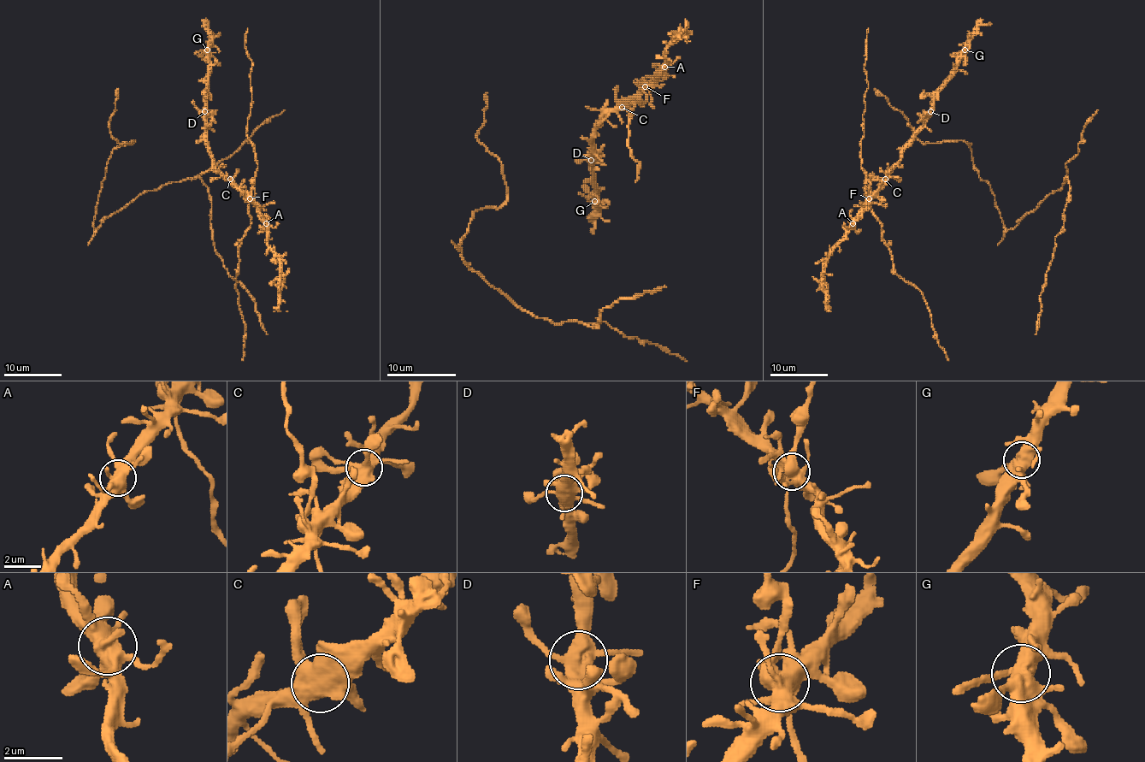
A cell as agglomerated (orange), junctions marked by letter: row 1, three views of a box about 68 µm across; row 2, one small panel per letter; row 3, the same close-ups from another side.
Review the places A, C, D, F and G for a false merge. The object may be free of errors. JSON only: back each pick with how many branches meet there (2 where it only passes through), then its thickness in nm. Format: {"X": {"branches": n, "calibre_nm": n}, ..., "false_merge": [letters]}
{"false_merge": []}

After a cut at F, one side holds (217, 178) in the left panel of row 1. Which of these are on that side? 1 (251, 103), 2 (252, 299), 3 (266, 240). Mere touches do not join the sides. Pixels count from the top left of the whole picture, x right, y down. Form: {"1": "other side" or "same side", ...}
{"1": "other side", "2": "same side", "3": "same side"}

